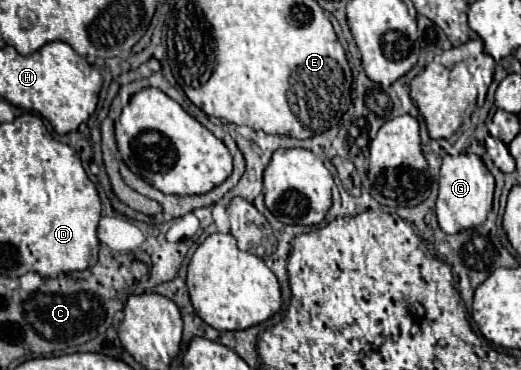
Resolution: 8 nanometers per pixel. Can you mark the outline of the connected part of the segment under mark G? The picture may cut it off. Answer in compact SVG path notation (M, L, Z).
M460 153L460 155L446 155L440 167L438 179L440 191L436 199L436 217L438 225L444 233L454 235L460 229L478 227L486 221L488 211L492 209L492 193L494 193L494 177L482 163L482 159L474 153Z

